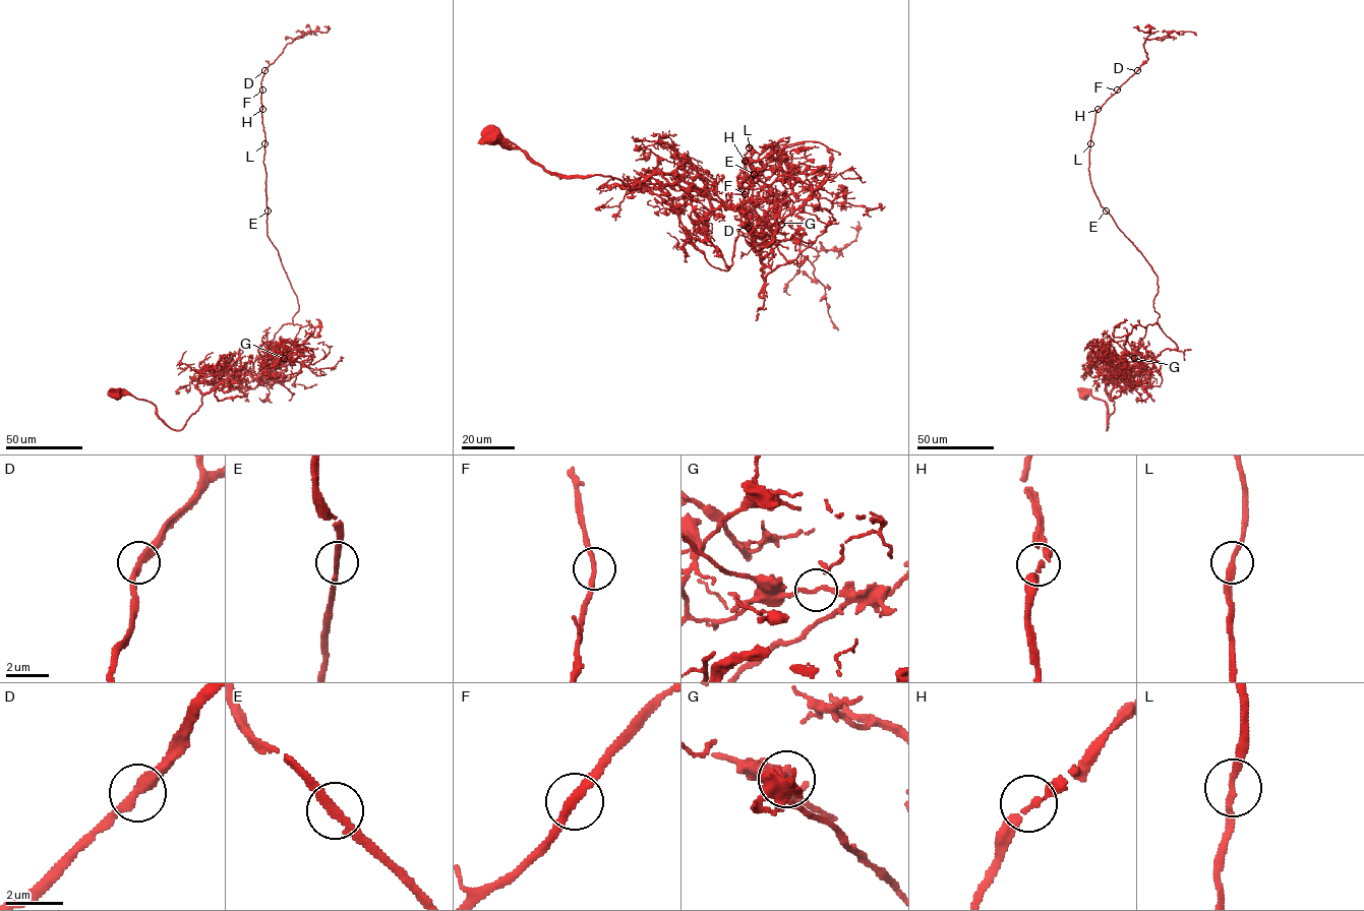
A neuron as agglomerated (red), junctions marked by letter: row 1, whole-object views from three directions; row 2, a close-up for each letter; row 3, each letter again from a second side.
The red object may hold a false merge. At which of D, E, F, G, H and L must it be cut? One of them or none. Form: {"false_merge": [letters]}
{"false_merge": ["G"]}

